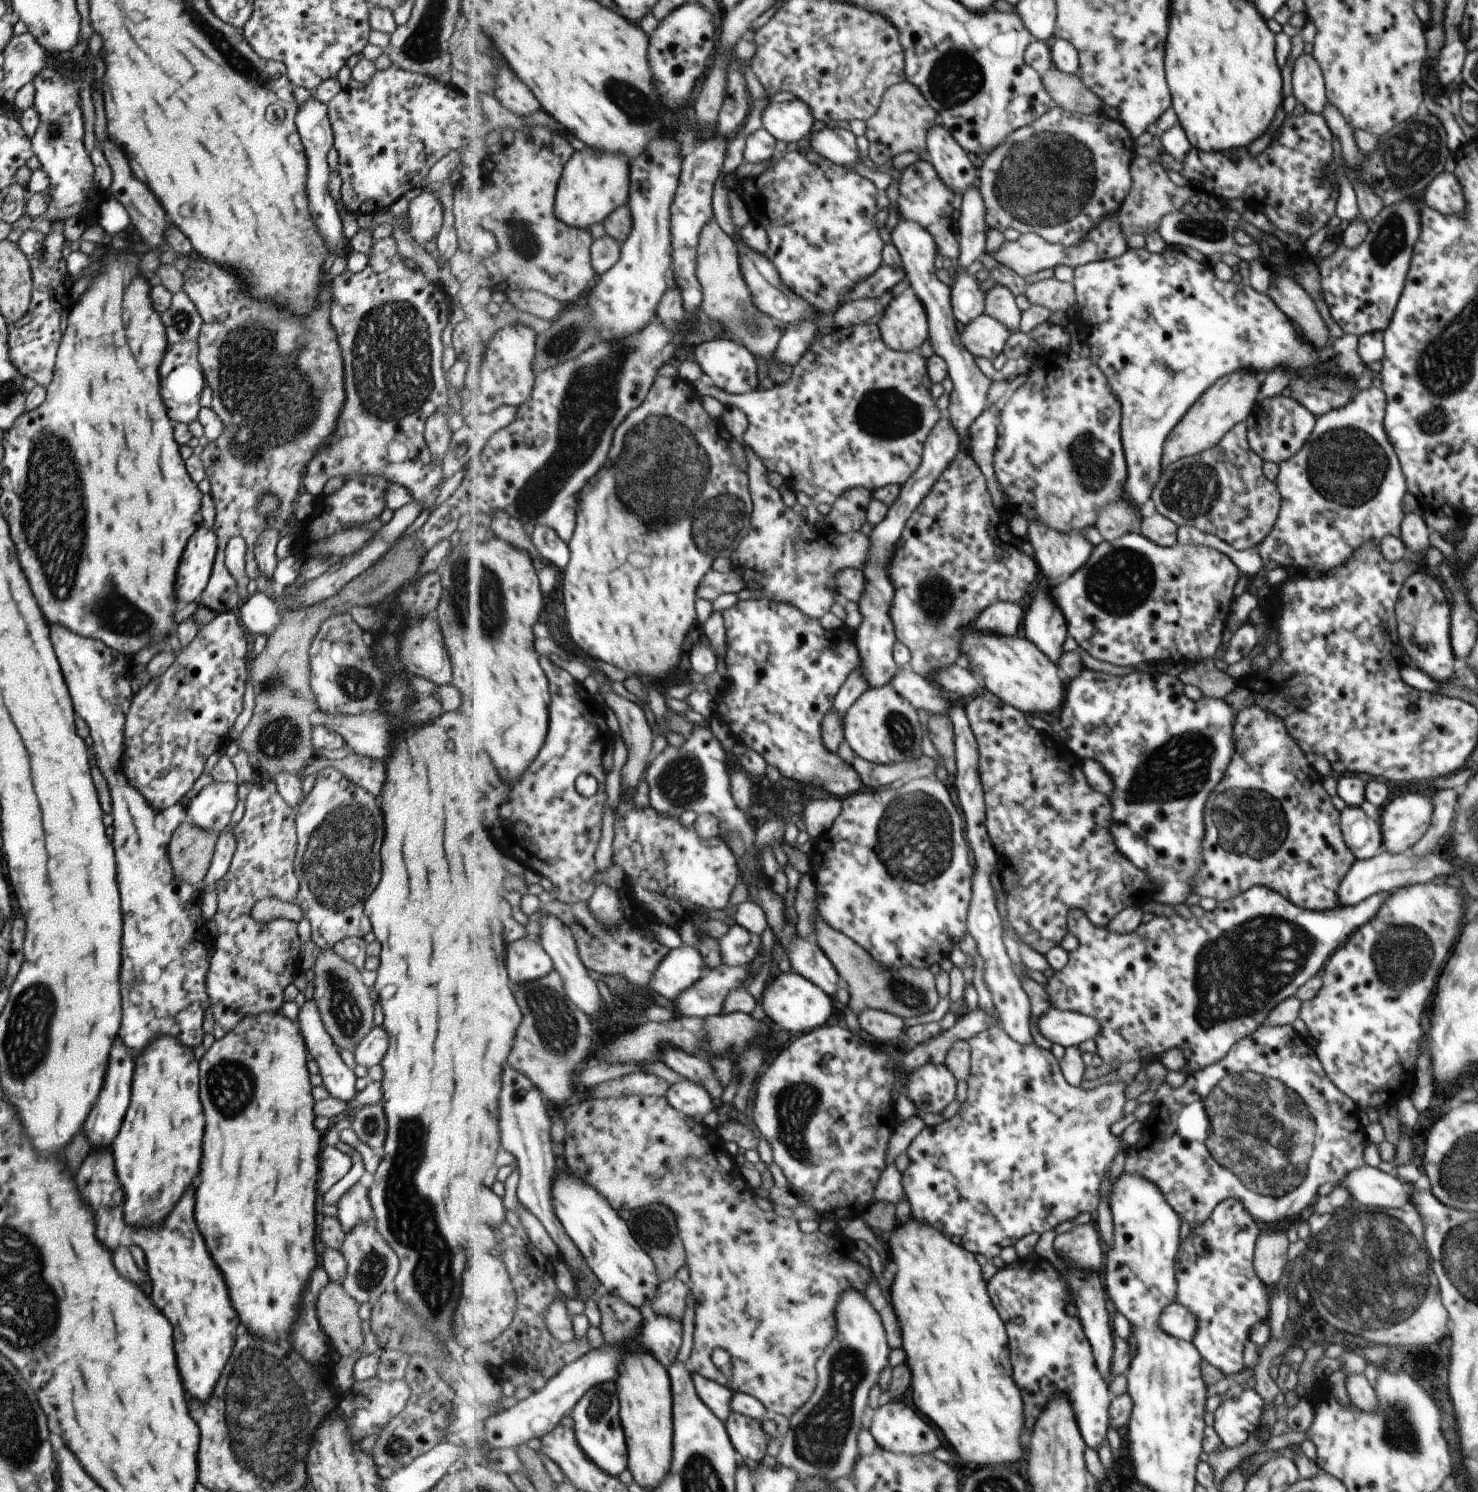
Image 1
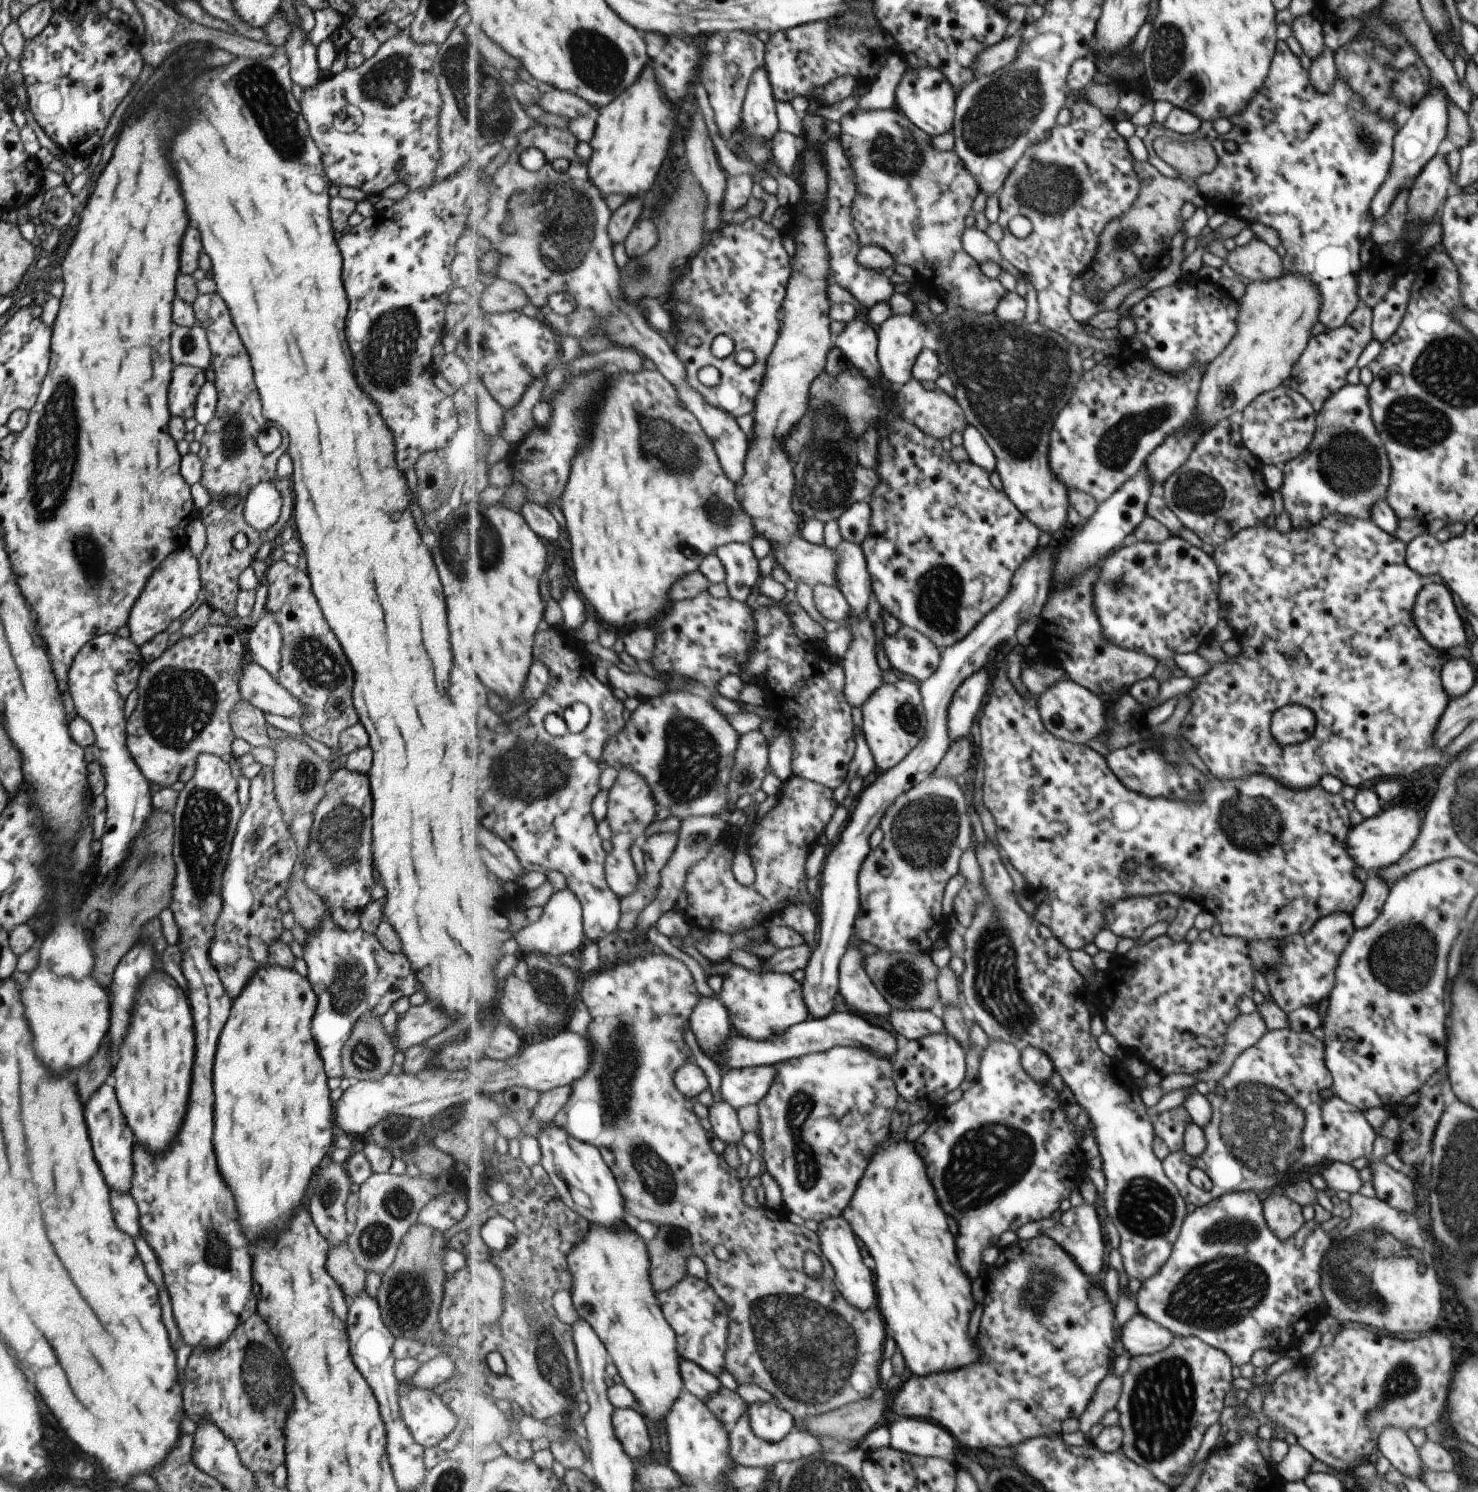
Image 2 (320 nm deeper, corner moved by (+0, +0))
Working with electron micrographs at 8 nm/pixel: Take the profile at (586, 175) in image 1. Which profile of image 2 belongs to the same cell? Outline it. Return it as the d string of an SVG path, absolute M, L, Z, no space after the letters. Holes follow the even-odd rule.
M648 66L635 85L613 100L608 107L601 108L596 117L597 130L595 130L595 136L590 143L592 155L588 162L591 182L601 190L604 196L621 194L629 200L644 197L649 192L648 190L653 188L653 184L659 176L659 170L663 168L663 162L667 158L671 138L675 132L676 122L673 105L669 104L669 100L665 98L661 84L657 84L655 68Z

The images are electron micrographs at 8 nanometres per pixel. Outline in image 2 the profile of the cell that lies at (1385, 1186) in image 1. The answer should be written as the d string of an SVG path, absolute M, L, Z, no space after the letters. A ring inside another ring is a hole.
M1329 1163L1321 1168L1321 1178L1325 1181L1327 1192L1348 1192L1349 1195L1358 1193L1362 1186L1358 1171L1350 1163Z

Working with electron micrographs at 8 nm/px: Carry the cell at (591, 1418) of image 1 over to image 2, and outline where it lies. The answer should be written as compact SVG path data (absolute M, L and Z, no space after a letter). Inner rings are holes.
M617 1408L613 1414L613 1426L615 1434L621 1440L627 1456L633 1460L649 1460L651 1452L651 1436L647 1430L647 1422L643 1420L644 1416L632 1408Z

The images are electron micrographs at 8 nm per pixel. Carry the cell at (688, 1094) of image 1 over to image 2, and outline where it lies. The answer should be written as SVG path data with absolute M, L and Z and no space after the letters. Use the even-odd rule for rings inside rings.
M726 1101L715 1102L711 1108L708 1109L710 1124L712 1131L715 1133L723 1143L739 1144L743 1141L746 1134L741 1128L738 1118L738 1110L733 1108L731 1104Z

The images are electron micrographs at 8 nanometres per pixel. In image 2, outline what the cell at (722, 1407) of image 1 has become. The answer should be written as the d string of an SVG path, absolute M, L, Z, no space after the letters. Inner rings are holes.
M681 1359L681 1377L684 1378L685 1390L700 1400L709 1400L723 1387L719 1377L707 1372L705 1368L688 1359Z

